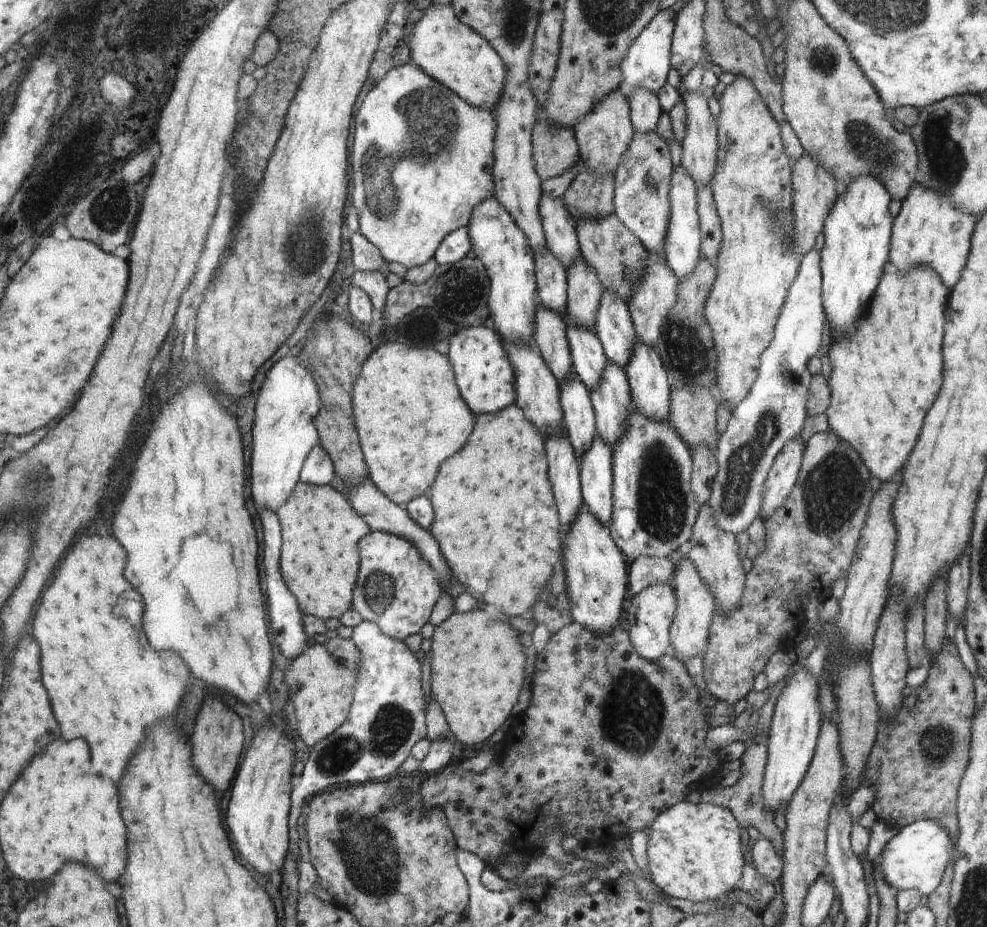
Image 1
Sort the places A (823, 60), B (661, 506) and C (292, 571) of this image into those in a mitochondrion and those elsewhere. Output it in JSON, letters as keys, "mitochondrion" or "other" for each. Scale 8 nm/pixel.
{"A":"mitochondrion","B":"mitochondrion","C":"other"}

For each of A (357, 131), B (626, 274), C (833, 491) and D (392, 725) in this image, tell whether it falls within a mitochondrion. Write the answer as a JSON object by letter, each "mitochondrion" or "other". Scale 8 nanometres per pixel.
{"A":"other","B":"mitochondrion","C":"mitochondrion","D":"mitochondrion"}

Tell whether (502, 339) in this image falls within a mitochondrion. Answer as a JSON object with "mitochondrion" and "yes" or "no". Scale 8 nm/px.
{"mitochondrion":"no"}

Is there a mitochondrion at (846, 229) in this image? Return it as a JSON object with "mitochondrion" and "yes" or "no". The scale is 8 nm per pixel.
{"mitochondrion":"no"}

